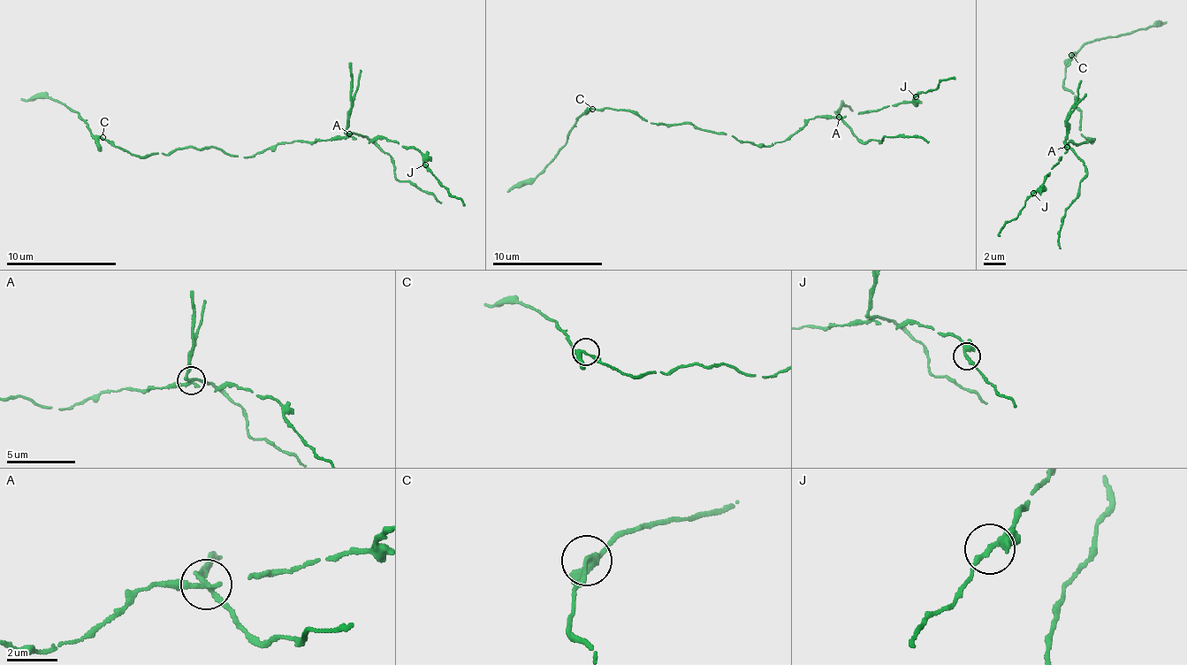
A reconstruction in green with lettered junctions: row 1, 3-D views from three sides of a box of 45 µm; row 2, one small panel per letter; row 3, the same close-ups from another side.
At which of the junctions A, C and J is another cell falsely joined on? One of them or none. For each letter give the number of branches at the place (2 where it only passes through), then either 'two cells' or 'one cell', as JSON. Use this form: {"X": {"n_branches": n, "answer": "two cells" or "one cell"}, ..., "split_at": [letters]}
{"A": {"n_branches": 3, "answer": "two cells"}, "C": {"n_branches": 3, "answer": "one cell"}, "J": {"n_branches": 3, "answer": "one cell"}, "split_at": ["A"]}

